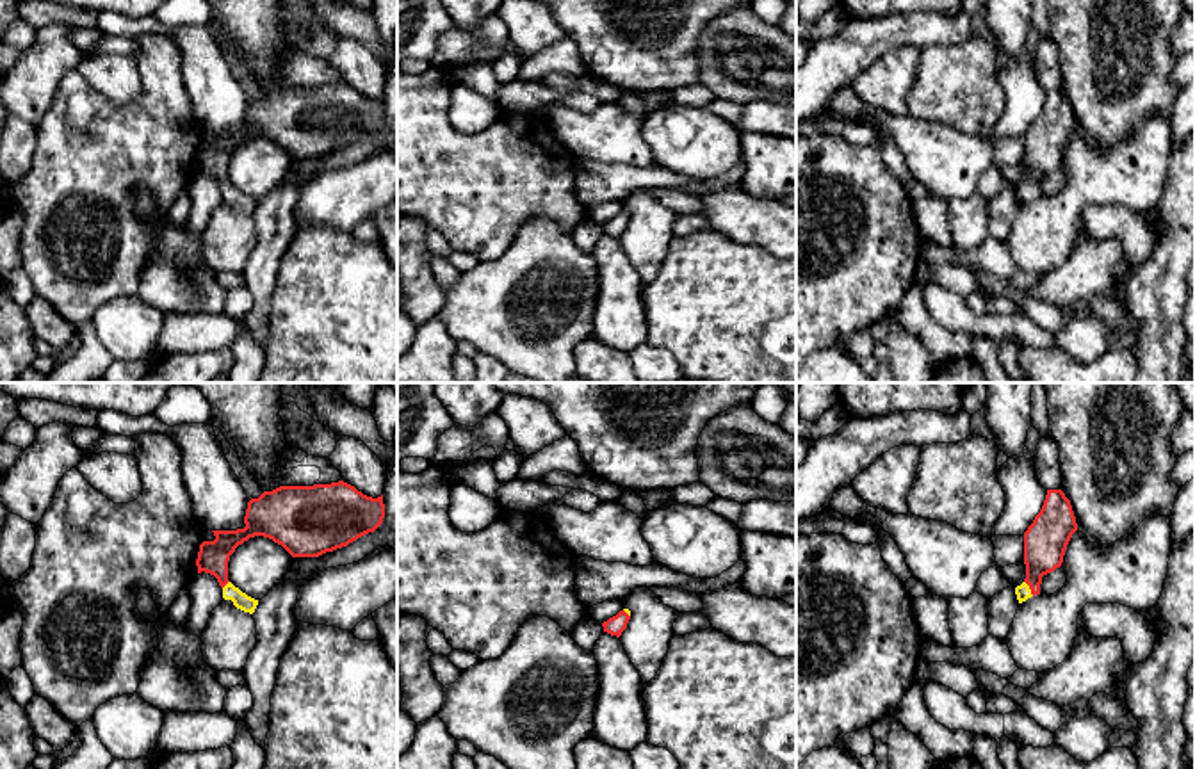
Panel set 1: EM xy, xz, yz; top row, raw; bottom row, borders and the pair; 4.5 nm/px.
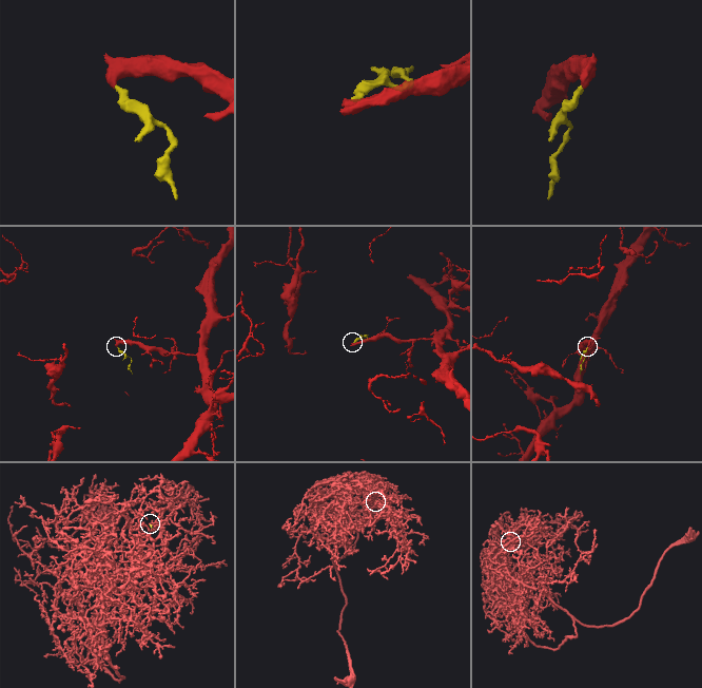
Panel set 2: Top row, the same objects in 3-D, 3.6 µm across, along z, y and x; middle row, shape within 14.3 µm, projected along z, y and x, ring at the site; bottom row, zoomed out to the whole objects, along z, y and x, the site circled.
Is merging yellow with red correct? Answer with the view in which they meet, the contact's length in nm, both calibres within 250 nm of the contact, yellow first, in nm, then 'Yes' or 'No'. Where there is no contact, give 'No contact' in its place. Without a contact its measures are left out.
Touches yellow in yz. Shared border 80 nm. Thickness 70 nm (yellow) against 200 nm. Yes

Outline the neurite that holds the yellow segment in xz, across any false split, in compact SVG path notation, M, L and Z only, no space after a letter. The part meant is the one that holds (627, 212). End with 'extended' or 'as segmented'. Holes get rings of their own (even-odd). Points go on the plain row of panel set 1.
M623 210L616 217L602 224L604 233L620 239L622 233L627 230L629 221L630 221L630 212Z; extended

